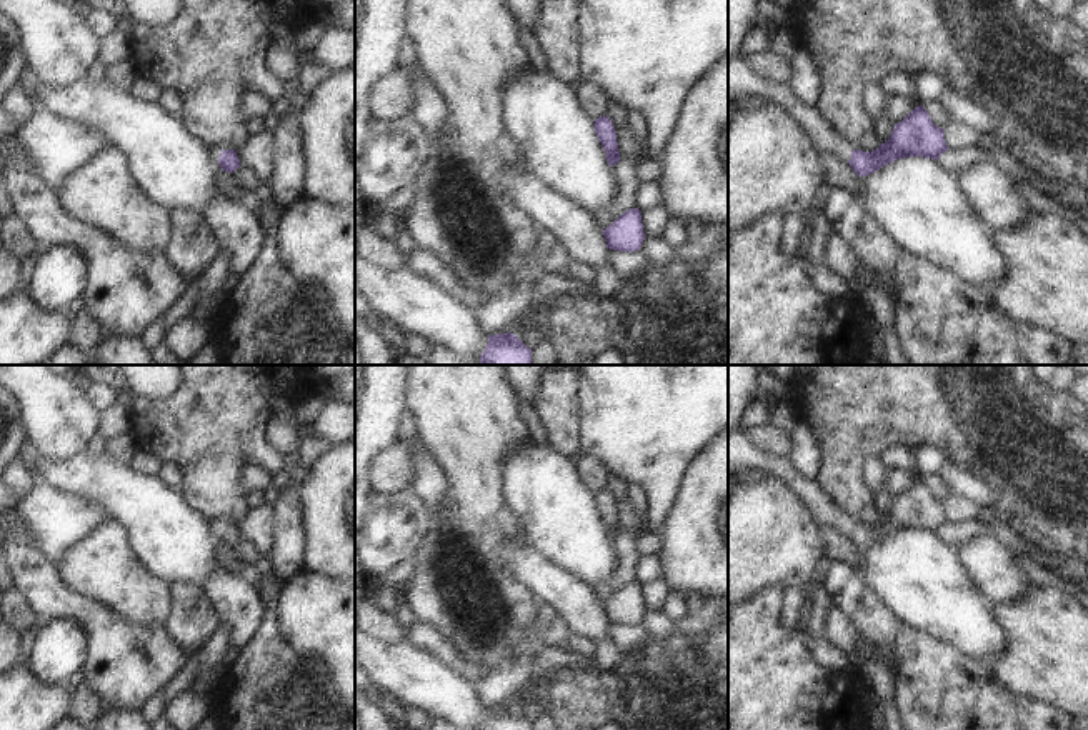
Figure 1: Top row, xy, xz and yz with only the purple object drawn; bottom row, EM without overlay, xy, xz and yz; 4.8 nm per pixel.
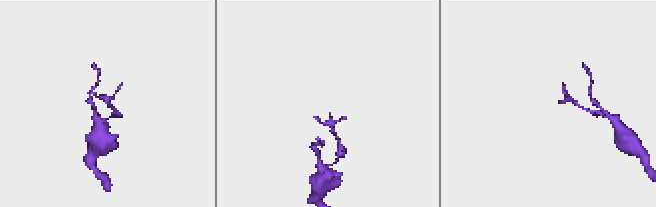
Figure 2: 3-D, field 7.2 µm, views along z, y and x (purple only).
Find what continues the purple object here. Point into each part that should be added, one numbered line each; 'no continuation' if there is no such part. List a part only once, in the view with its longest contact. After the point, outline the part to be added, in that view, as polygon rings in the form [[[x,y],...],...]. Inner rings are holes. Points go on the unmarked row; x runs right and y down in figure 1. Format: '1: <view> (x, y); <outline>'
1: yz (742, 454); [[[736,430],[728,433],[728,473],[735,475],[743,468],[756,468],[776,475],[806,505],[818,523],[833,527],[841,533],[851,532],[850,515],[823,493],[816,482],[803,478],[791,467],[788,457],[763,452],[746,433]]]

